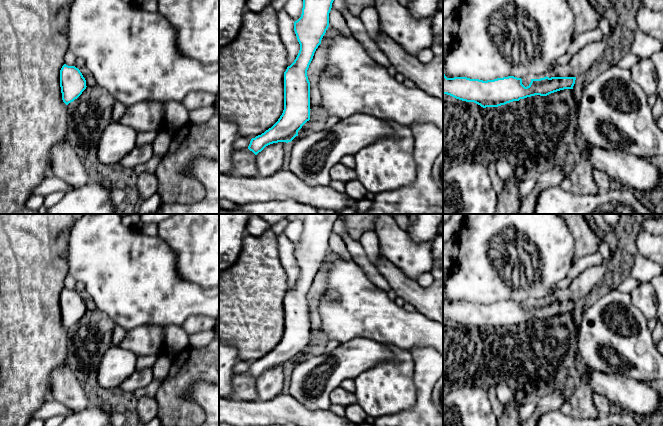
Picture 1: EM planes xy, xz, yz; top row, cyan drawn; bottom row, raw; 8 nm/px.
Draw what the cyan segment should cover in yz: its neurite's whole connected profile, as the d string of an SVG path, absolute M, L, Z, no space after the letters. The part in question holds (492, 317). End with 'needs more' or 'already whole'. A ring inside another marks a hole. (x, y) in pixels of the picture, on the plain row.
M443 296L443 318L456 323L474 326L483 332L498 331L527 321L573 313L576 301L544 301L531 303L525 311L522 303L514 300L494 304L470 303L467 301L447 302Z | already whole

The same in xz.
M339 214L301 216L302 238L294 246L300 274L294 286L284 296L284 334L271 352L251 363L248 373L255 379L270 368L291 366L310 344L310 306L307 294L329 251L329 237Z | already whole

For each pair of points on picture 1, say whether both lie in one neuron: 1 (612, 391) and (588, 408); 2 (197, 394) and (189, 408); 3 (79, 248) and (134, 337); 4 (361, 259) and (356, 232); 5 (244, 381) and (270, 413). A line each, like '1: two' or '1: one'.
1: two
2: two
3: two
4: two
5: two

